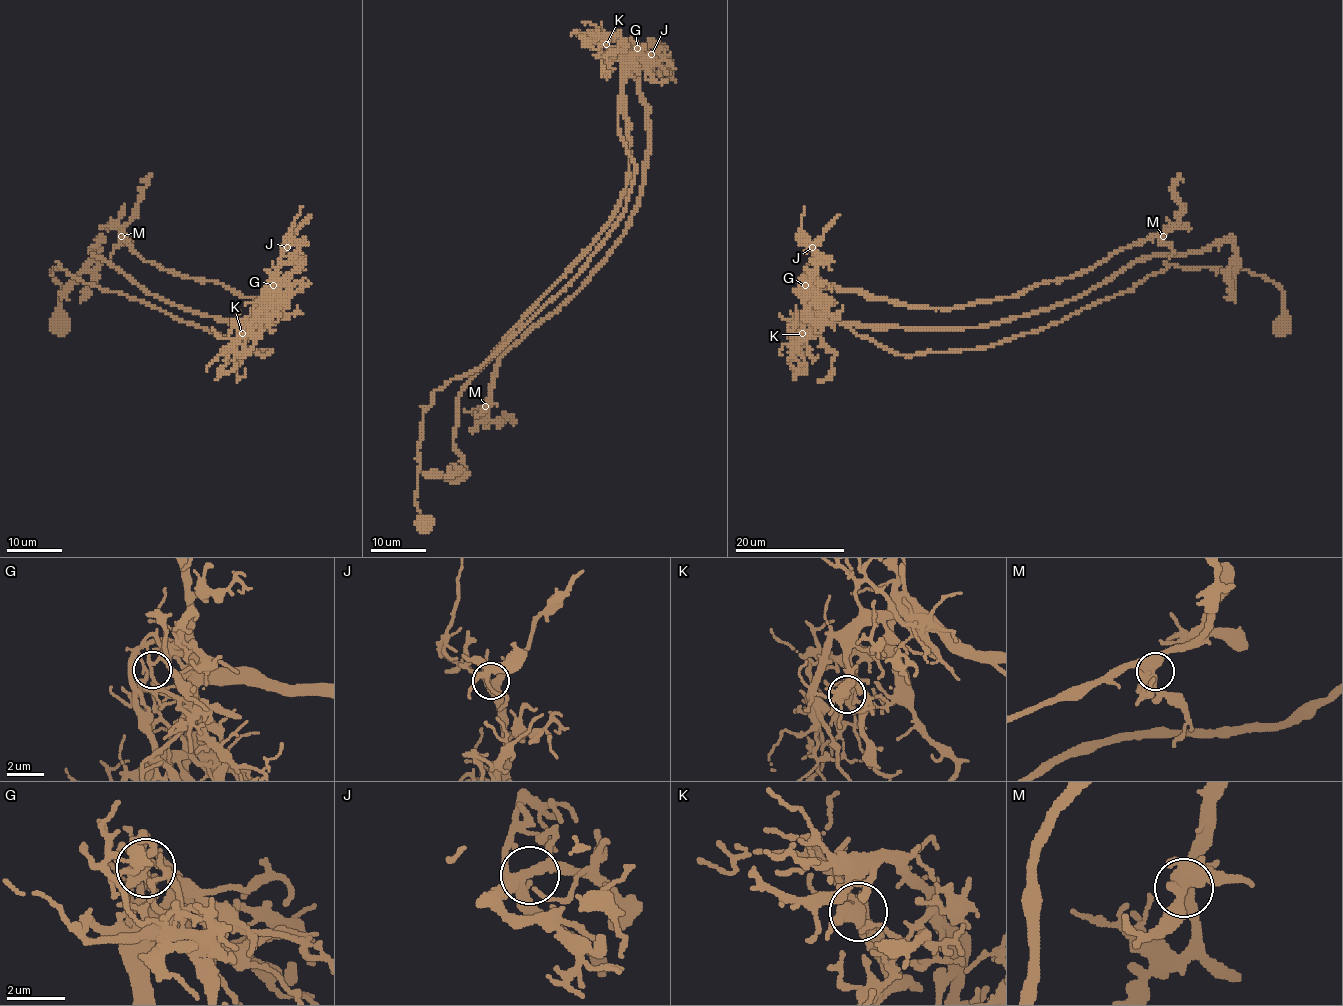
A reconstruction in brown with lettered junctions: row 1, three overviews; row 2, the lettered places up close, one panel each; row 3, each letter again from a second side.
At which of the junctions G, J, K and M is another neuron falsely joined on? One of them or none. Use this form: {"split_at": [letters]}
{"split_at": ["G"]}

